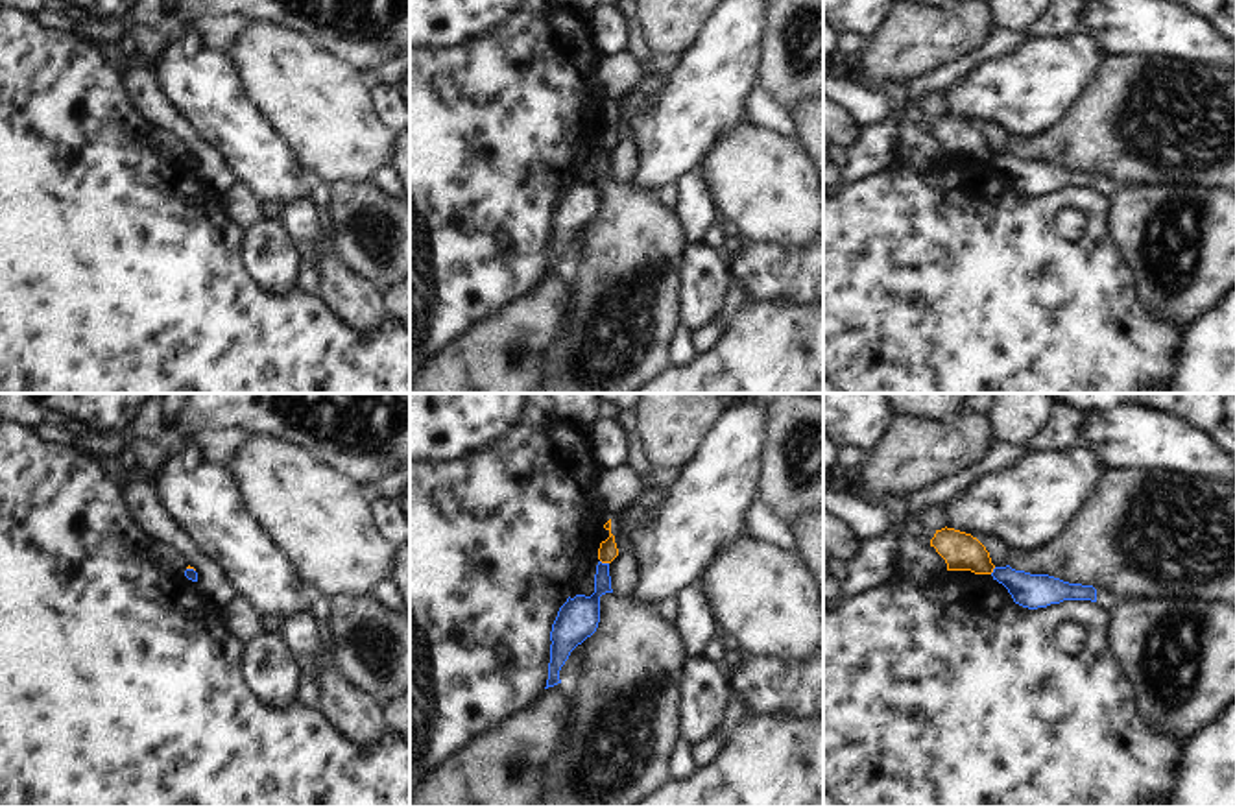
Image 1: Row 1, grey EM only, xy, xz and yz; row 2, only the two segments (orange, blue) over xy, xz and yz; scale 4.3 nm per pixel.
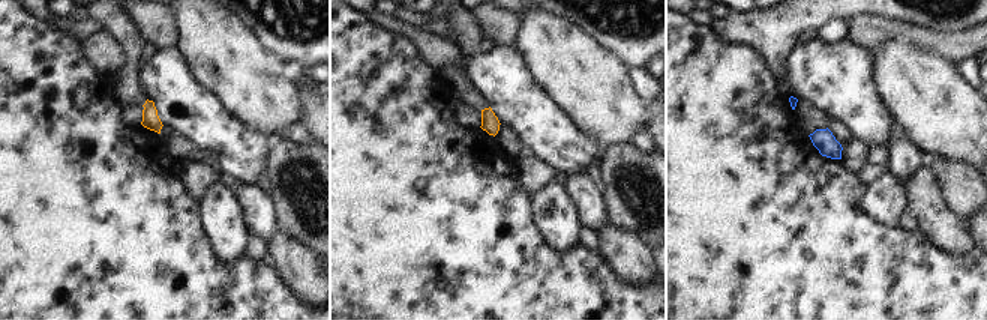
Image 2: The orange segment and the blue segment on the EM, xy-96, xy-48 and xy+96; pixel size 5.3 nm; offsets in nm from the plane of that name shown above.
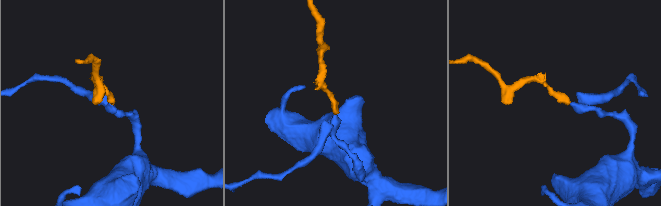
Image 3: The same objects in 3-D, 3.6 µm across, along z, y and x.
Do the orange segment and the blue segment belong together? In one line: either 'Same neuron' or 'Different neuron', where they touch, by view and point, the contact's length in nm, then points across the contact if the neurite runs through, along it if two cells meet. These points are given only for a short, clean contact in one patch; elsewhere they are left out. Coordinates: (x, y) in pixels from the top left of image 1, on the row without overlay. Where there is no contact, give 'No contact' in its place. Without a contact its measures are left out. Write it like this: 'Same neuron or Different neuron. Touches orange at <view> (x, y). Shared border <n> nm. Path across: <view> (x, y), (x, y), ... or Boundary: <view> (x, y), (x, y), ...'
Different neuron. Touches orange at xz (604, 148). Shared border 40 nm. Boundary: xz (600, 146), (608, 150).

